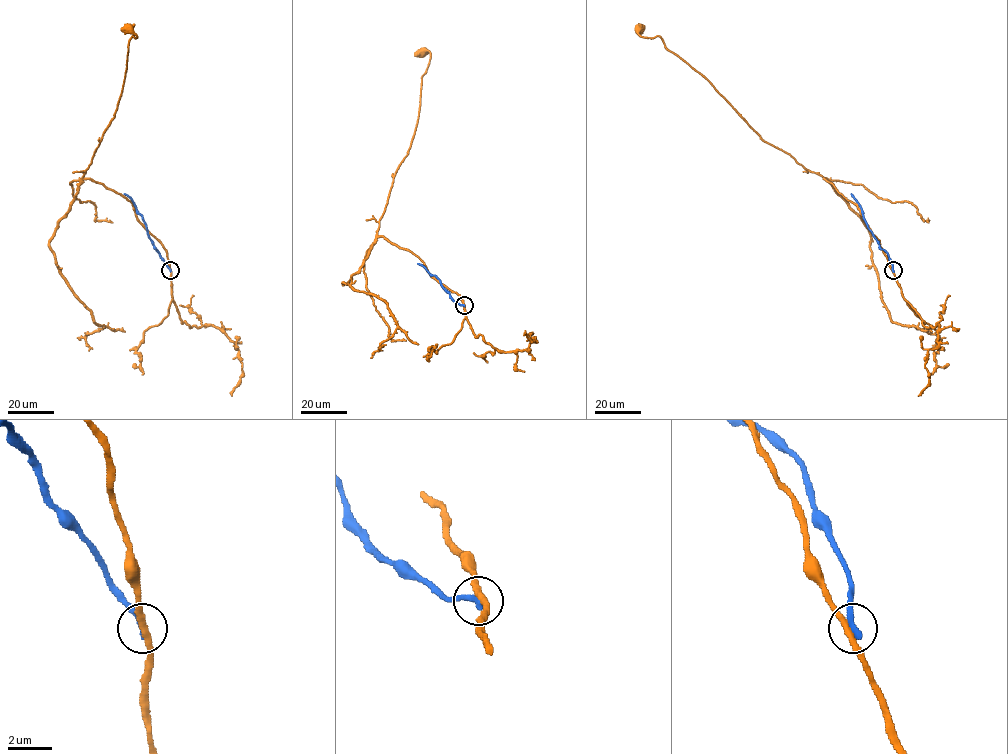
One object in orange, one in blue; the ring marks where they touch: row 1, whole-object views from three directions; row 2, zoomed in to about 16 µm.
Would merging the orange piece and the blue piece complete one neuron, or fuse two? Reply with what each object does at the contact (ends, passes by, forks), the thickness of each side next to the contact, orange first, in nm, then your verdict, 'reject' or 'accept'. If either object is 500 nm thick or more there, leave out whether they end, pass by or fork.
orange passes by; blue ends; calibres 280 and 340 nm; reject

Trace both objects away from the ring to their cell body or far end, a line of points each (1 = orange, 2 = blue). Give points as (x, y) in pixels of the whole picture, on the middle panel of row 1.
1: (463, 305), (409, 251), (376, 236), (393, 177), (415, 130), (430, 54), (422, 51)
2: (463, 305), (454, 301), (439, 280), (418, 263)

